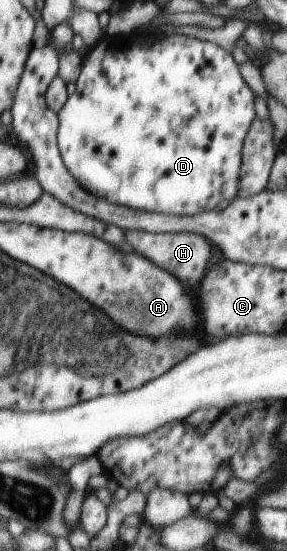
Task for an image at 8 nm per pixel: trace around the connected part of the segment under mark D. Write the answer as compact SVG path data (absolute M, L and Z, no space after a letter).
M131 31L126 35L101 37L86 54L86 58L82 59L79 70L75 93L68 96L58 113L57 141L63 163L85 191L99 195L101 199L109 200L109 203L121 204L137 211L181 217L195 217L213 211L220 201L227 199L232 202L237 198L239 171L243 163L243 139L252 129L255 105L253 93L239 75L239 67L228 49L222 48L220 44L183 35L139 35Z

